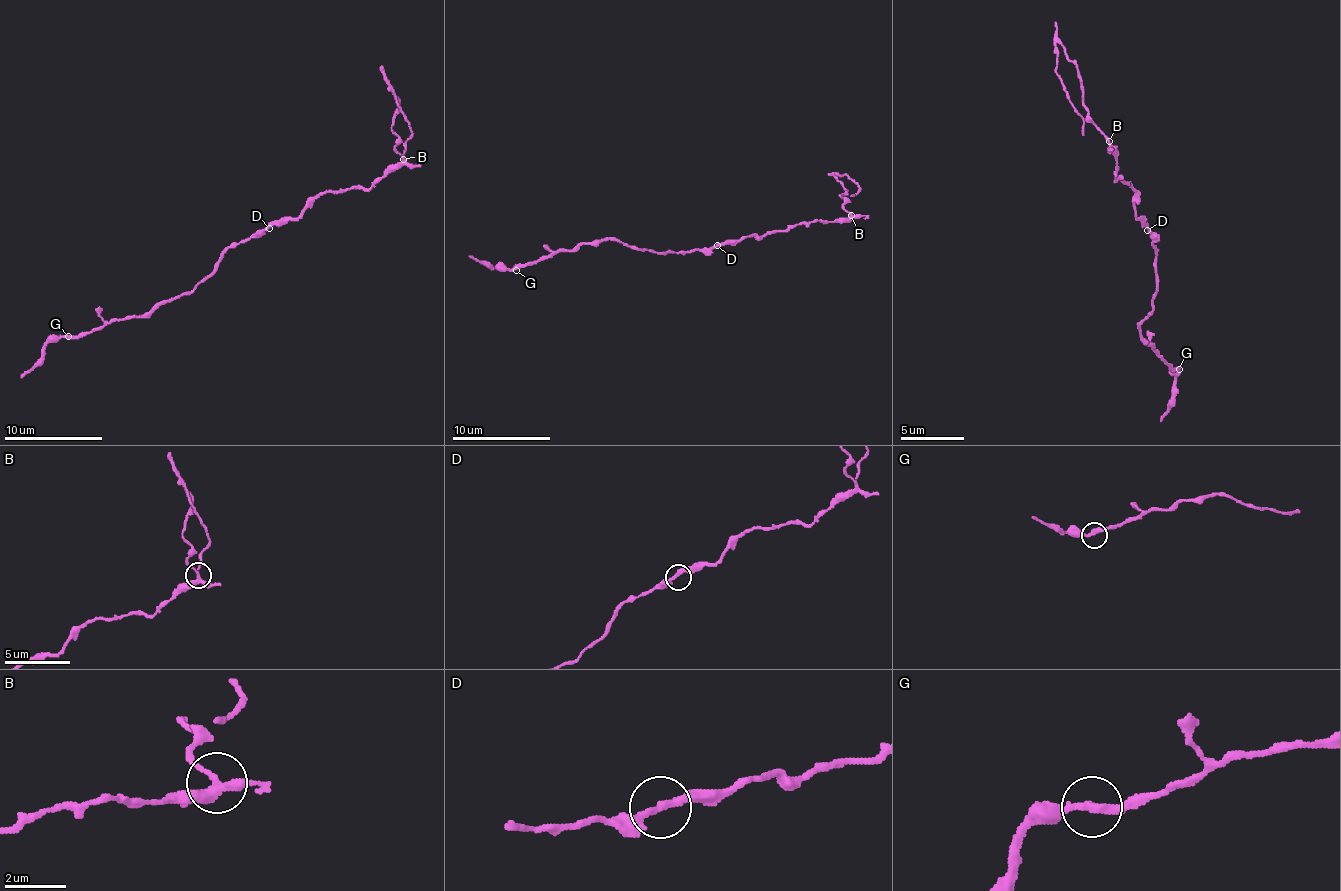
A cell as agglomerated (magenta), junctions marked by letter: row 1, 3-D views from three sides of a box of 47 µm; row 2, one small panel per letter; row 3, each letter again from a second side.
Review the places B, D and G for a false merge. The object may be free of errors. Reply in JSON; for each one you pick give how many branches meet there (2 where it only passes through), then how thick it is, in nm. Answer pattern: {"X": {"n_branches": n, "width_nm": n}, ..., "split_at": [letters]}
{"B": {"n_branches": 3, "width_nm": 280}, "split_at": ["B"]}

